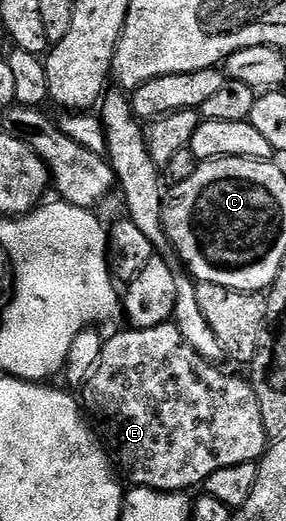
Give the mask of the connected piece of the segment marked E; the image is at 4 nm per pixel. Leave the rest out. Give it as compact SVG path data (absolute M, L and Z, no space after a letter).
M174 322L153 325L153 329L126 330L117 332L112 339L104 338L95 367L82 384L81 406L118 474L127 478L131 487L187 493L217 469L263 458L269 436L261 421L261 405L244 376L230 375L222 371L222 366L205 361L183 340Z

